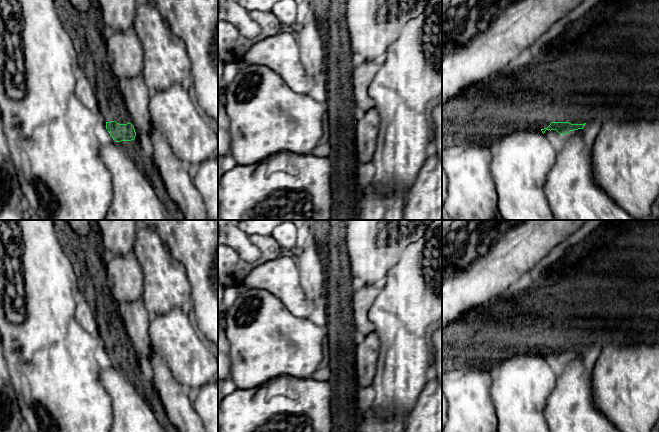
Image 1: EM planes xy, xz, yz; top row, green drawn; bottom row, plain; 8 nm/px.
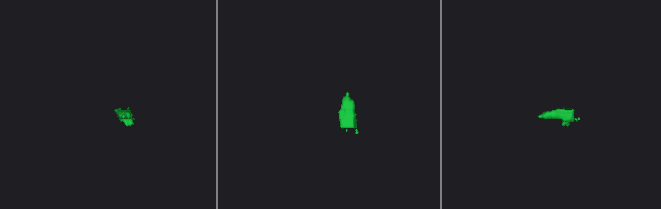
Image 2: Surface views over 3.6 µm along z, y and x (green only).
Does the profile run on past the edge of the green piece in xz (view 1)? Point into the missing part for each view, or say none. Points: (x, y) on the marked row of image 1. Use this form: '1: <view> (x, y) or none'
1: none

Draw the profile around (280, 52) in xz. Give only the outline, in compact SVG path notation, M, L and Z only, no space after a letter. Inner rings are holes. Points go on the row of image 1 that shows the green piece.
M292 29L269 36L254 45L245 53L240 65L263 65L275 71L286 85L298 94L309 94L318 80L307 74L302 64L296 33Z

